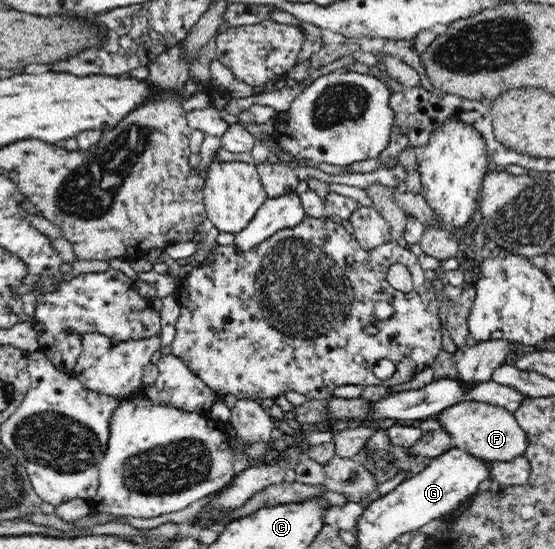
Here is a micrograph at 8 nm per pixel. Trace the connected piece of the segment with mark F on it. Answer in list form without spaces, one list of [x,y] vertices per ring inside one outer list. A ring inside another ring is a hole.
[[[463,401],[451,405],[437,415],[441,427],[451,434],[456,448],[478,460],[512,462],[524,457],[529,437],[517,422],[515,415],[507,409],[484,401]]]

